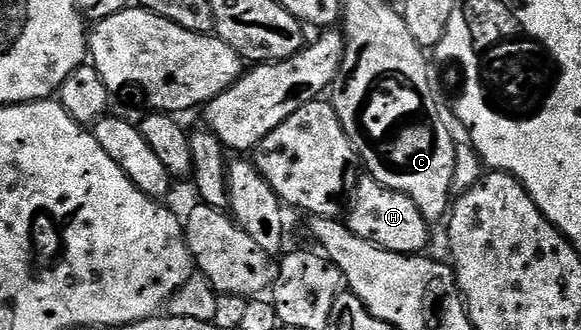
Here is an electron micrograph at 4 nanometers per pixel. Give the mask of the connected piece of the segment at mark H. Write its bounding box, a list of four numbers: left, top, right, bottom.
[345,175,431,254]

